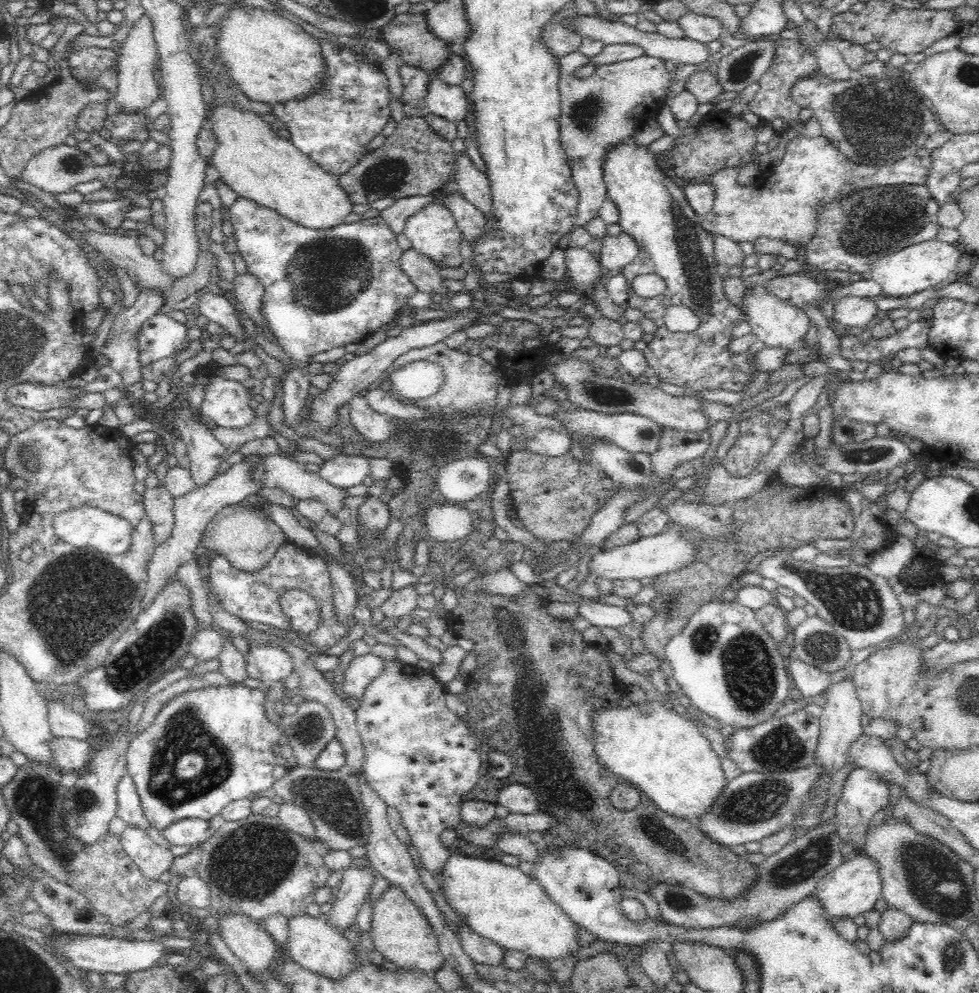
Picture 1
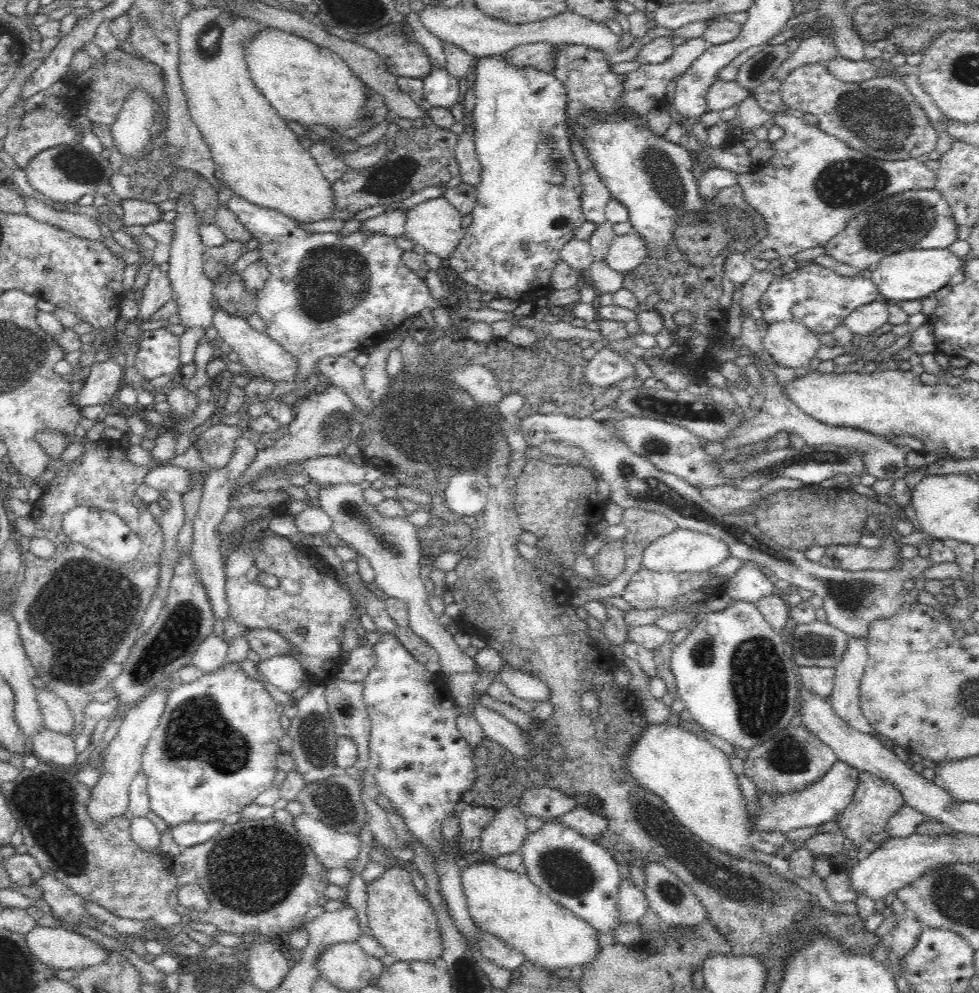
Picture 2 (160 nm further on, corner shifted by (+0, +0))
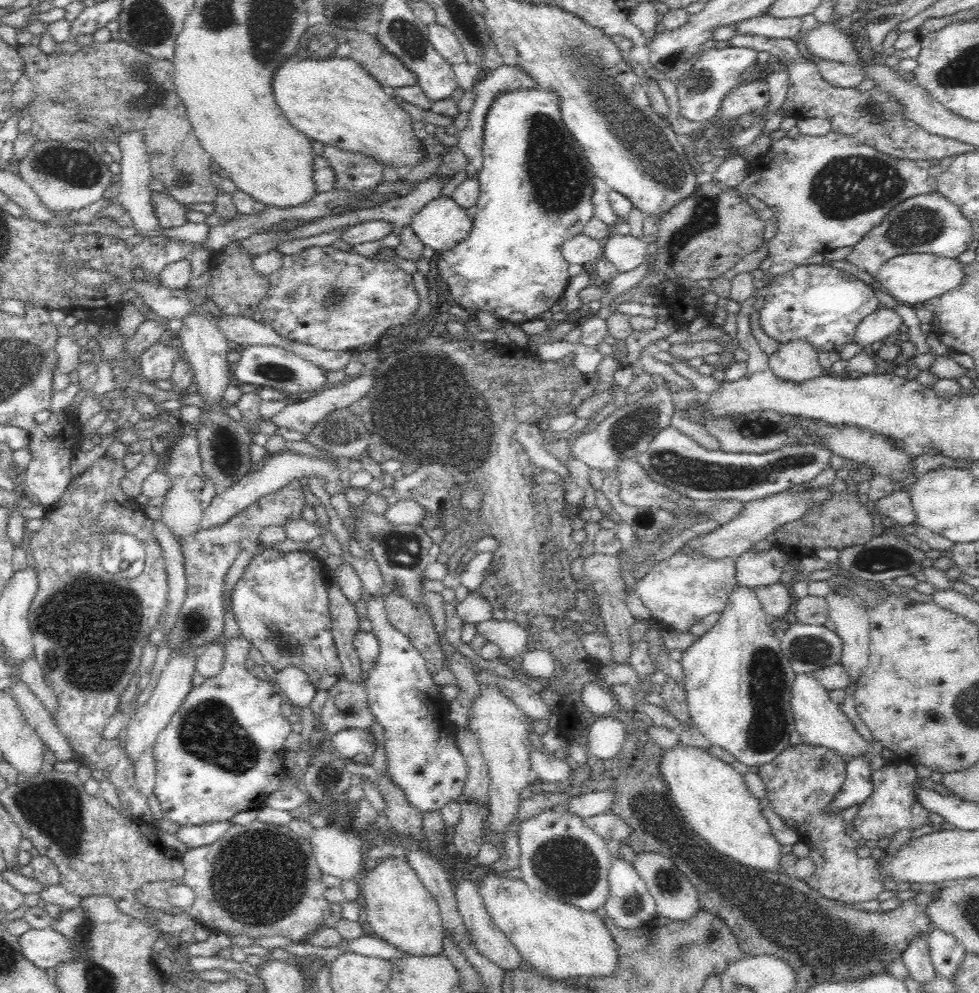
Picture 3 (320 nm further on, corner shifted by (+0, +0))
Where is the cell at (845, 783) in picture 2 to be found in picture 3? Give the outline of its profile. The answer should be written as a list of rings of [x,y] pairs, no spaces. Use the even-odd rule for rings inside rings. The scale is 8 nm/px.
[[[854,757],[848,760],[847,775],[842,788],[836,793],[831,806],[833,808],[850,808],[863,803],[873,791],[870,760],[866,757]]]

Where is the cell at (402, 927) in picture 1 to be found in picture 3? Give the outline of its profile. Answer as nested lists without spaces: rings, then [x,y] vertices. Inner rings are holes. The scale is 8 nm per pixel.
[[[385,855],[378,860],[378,864],[370,872],[363,872],[362,878],[364,882],[362,882],[360,889],[362,896],[364,896],[368,924],[379,939],[407,952],[408,955],[434,956],[443,953],[445,932],[439,904],[435,897],[428,892],[424,882],[420,881],[418,873],[412,868],[407,857]]]

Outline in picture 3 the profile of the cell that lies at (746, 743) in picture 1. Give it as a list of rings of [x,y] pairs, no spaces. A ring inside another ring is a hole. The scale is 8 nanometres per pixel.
[[[800,744],[790,747],[770,764],[759,766],[760,778],[764,781],[767,797],[774,805],[774,810],[784,819],[790,819],[799,836],[799,841],[809,848],[809,857],[815,864],[815,871],[806,884],[810,889],[816,890],[828,900],[842,901],[843,903],[860,907],[865,902],[878,899],[885,890],[884,878],[881,876],[880,859],[875,856],[862,858],[858,855],[858,843],[852,839],[846,828],[842,816],[842,808],[838,810],[831,804],[836,793],[842,788],[847,775],[848,760],[846,756],[840,755],[826,748]]]

